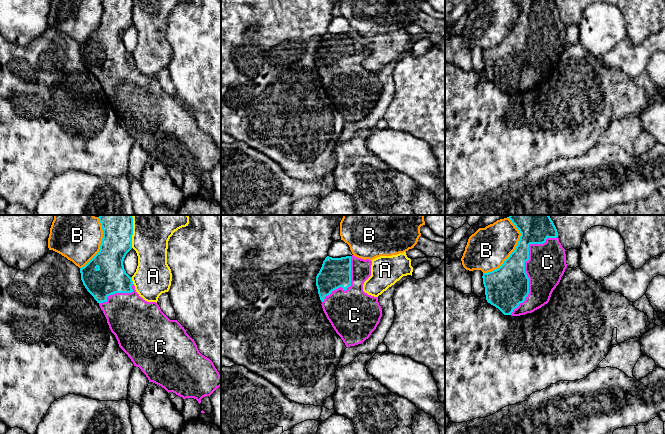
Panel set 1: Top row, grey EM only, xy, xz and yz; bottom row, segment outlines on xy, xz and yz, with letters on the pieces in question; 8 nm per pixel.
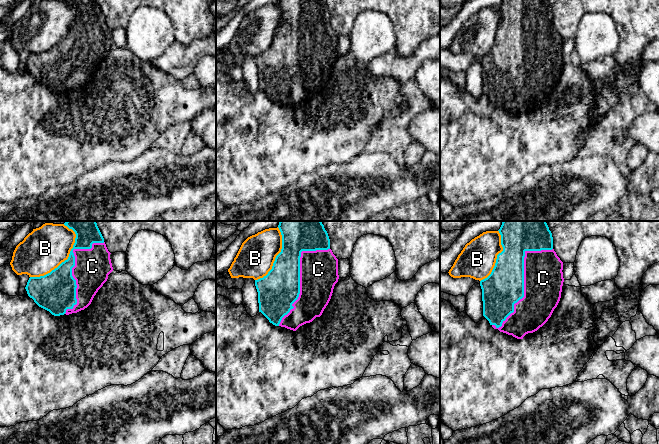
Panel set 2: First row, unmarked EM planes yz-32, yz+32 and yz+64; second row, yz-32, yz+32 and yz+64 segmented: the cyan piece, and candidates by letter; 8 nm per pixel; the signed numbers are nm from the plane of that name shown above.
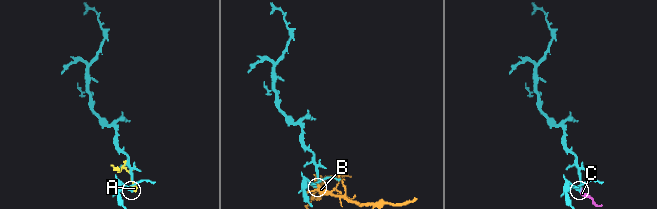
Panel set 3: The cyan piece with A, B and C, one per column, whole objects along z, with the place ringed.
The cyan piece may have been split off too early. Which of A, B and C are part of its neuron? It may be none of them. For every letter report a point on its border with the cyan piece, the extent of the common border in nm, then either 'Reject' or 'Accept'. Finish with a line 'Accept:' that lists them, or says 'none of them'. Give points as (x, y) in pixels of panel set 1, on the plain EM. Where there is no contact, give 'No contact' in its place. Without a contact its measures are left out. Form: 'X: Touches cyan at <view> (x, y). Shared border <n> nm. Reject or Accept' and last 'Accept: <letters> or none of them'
A: Touches cyan at xy (131, 12). Shared border 190 nm. Reject
B: Touches cyan at yz (511, 29). Shared border 480 nm. Reject
C: Touches cyan at yz (524, 42). Shared border 750 nm. Accept
Accept: C

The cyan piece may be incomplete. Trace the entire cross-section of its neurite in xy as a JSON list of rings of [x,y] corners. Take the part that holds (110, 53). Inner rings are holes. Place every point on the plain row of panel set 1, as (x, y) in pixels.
[[[101,0],[101,2],[103,6],[103,14],[101,17],[100,26],[84,43],[80,44],[81,56],[83,58],[83,61],[99,80],[101,86],[103,87],[107,95],[107,99],[109,101],[111,108],[115,111],[118,117],[119,123],[128,131],[128,133],[133,138],[134,142],[139,143],[141,145],[141,147],[148,154],[149,158],[153,158],[164,164],[167,168],[173,168],[176,171],[182,173],[183,175],[194,174],[200,180],[201,175],[203,173],[210,173],[210,171],[221,162],[221,152],[219,148],[215,144],[213,138],[199,128],[194,115],[192,115],[186,109],[184,103],[177,96],[170,96],[161,87],[159,81],[156,78],[147,78],[136,68],[135,62],[132,57],[132,53],[130,53],[126,49],[123,41],[123,37],[126,30],[132,25],[133,0]]]

